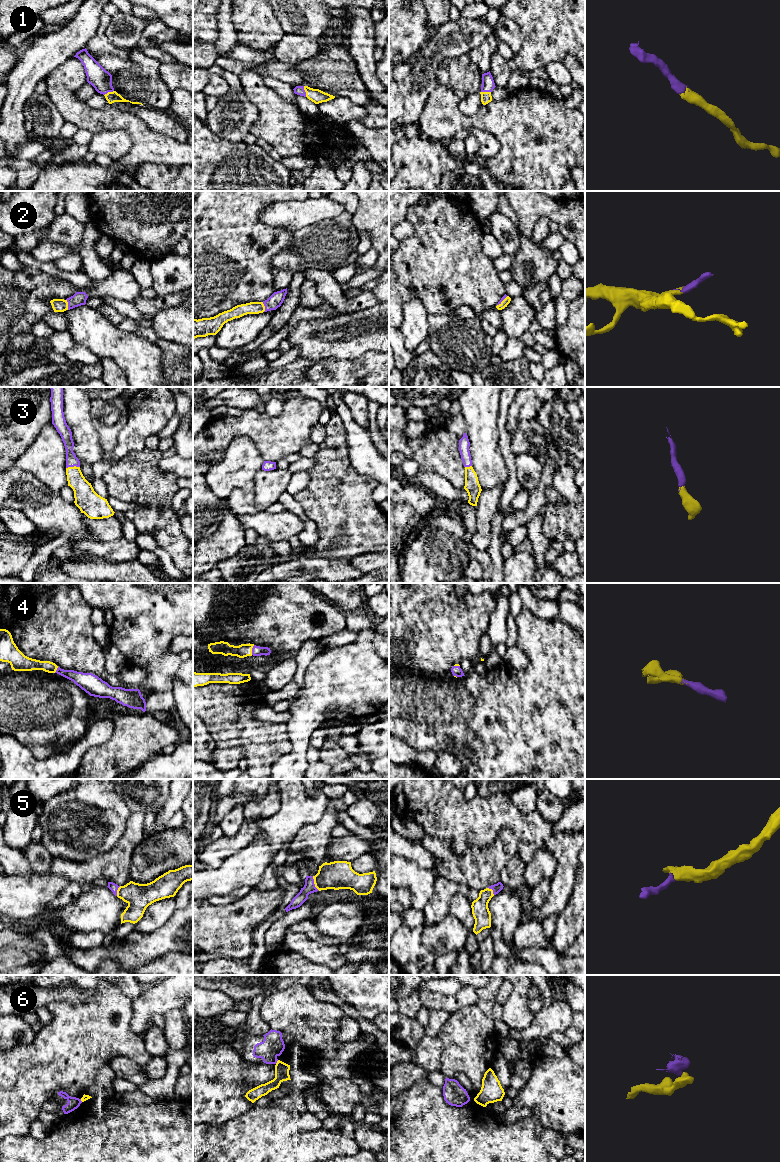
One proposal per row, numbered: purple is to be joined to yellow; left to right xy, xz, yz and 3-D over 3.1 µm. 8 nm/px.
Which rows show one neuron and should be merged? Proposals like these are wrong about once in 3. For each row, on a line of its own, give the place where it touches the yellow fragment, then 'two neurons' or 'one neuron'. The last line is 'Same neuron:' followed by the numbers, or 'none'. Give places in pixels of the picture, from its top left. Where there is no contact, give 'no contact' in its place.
1: xz (305, 91) | one neuron
2: xy (67, 304) | one neuron
3: xy (72, 467) | one neuron
4: xz (251, 650) | one neuron
5: xz (314, 883) | one neuron
6: xz (277, 1062) | two neurons
Same neuron: 1, 2, 3, 4, 5

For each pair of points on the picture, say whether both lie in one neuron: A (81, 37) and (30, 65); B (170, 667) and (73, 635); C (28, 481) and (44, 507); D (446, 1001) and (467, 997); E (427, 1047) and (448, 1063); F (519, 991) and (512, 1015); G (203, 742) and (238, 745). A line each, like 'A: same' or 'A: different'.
A: same
B: different
C: same
D: same
E: different
F: same
G: different

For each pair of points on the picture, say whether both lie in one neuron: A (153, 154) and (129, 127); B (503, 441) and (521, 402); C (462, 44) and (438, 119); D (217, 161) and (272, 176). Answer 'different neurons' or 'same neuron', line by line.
A: same neuron
B: different neurons
C: different neurons
D: same neuron

